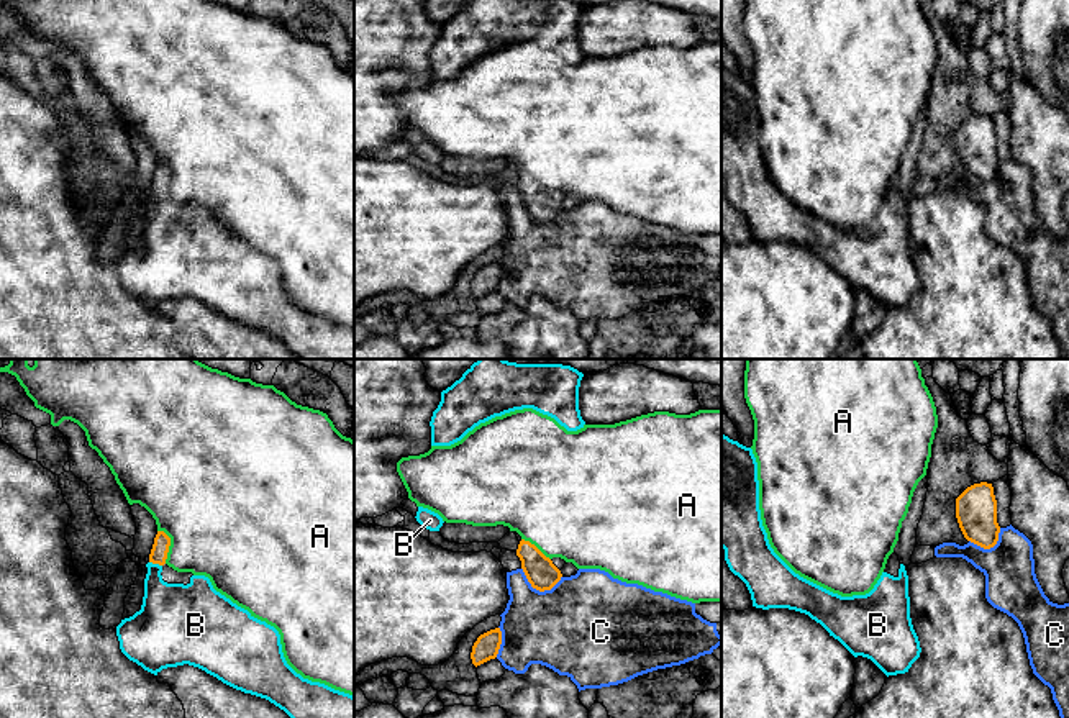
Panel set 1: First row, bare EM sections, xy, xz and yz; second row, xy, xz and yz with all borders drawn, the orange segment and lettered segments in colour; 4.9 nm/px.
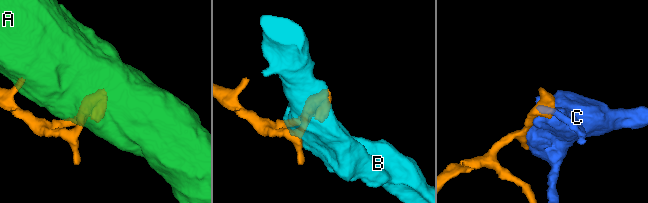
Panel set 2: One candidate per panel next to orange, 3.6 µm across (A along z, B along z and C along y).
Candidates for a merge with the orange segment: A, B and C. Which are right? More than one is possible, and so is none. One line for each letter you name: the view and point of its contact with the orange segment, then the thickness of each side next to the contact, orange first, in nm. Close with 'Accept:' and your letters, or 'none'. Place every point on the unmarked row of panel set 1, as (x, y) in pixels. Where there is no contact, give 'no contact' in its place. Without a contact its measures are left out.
B: contact xy (156, 195); calibres 80 and 280 nm
Accept: B

